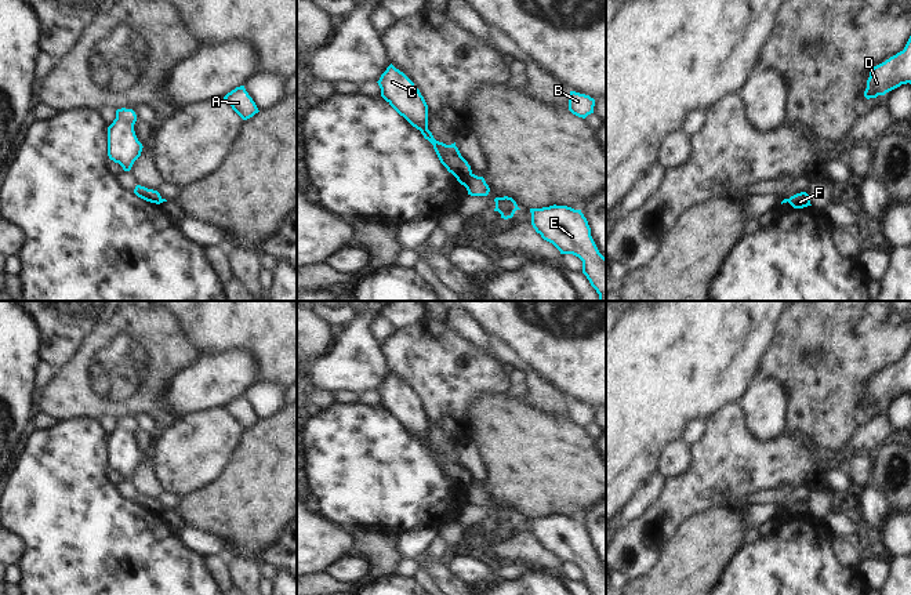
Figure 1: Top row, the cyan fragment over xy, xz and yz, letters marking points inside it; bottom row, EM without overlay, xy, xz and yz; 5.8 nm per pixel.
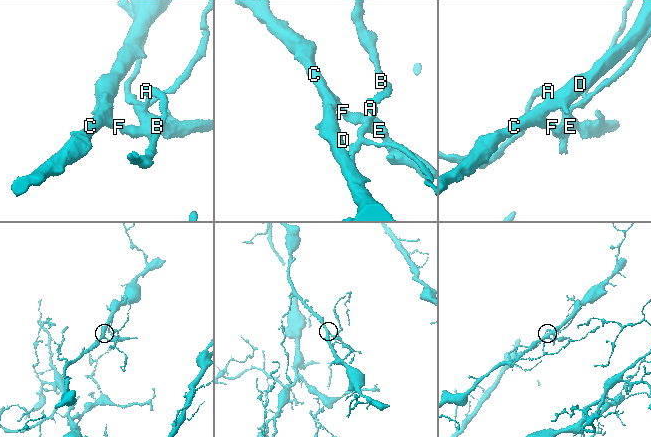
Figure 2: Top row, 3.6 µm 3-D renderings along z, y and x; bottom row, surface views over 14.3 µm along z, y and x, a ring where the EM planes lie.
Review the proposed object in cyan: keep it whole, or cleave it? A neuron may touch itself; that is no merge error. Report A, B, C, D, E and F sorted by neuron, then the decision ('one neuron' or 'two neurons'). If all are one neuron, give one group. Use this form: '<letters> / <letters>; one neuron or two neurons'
A B E F / C D; two neurons

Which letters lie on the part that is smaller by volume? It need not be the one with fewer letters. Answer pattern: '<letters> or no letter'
A, B, E, F

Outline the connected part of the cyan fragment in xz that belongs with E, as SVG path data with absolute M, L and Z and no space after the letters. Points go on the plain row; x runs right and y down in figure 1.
M567 515L530 518L531 534L560 563L573 563L582 570L582 583L591 595L606 595L606 567L599 562L591 537L581 519Z

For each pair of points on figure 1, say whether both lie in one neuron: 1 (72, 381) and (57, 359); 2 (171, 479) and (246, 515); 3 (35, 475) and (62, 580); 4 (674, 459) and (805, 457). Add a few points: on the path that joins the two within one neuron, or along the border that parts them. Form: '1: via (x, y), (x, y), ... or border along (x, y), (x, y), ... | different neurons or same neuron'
1: border along (83, 340), (77, 351), (54, 369) | different neurons
2: border along (221, 472), (209, 483), (180, 499) | different neurons
3: via (51, 501), (51, 525), (57, 530), (57, 554) | same neuron
4: border along (692, 446), (690, 470), (682, 476), (667, 479) | different neurons

